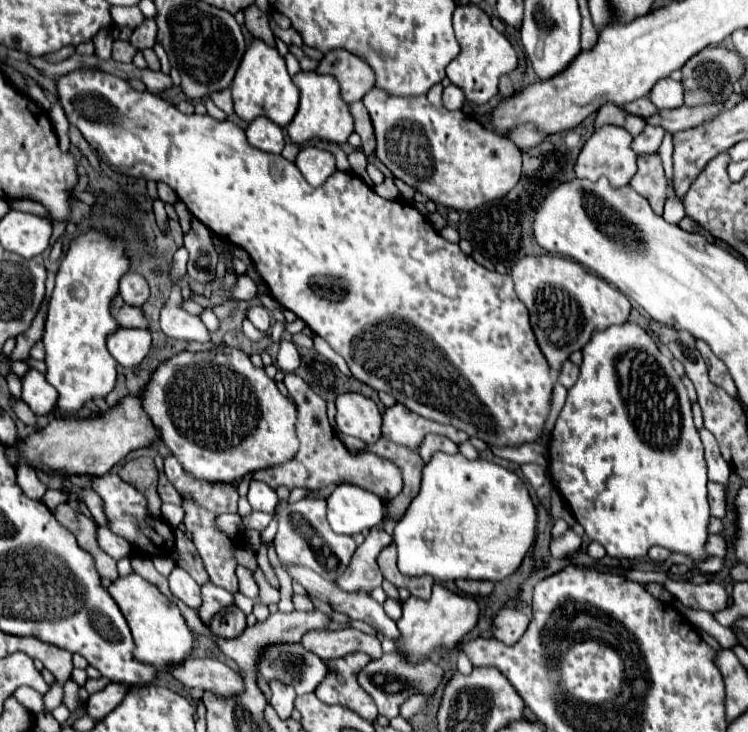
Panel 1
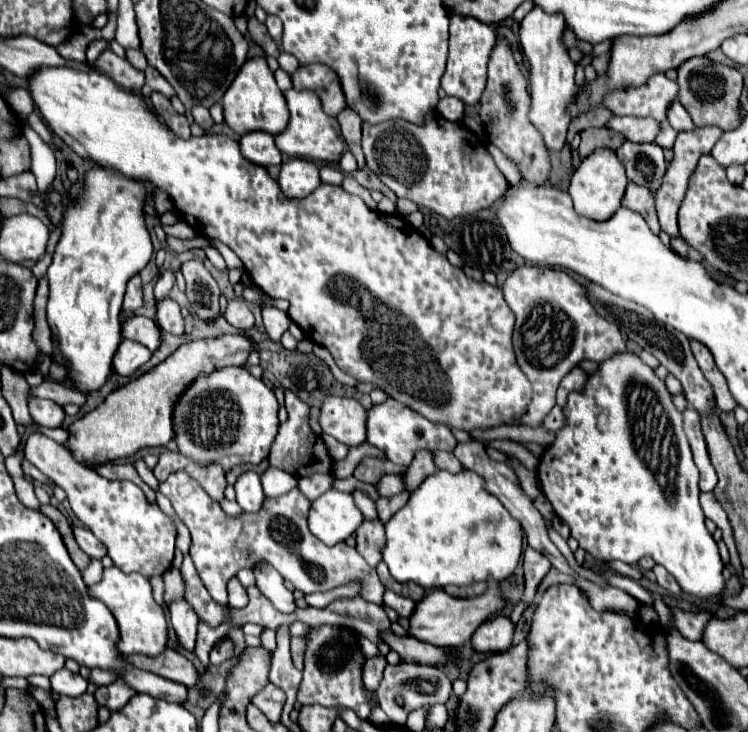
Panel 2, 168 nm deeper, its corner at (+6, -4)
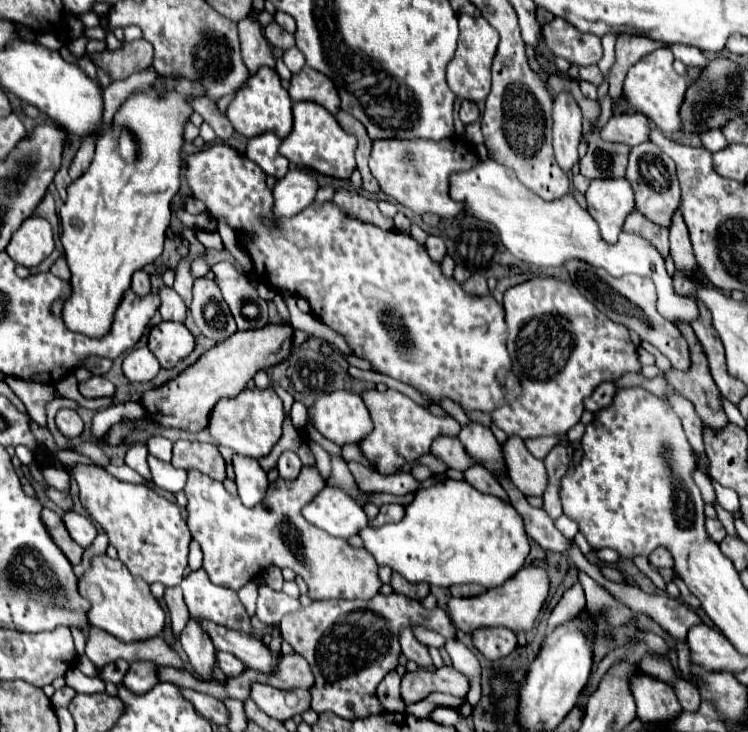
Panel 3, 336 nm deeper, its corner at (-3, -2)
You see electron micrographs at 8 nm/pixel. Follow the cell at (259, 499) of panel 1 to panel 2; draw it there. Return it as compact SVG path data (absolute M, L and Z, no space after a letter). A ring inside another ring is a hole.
M254 471L242 473L236 479L234 489L236 489L238 505L242 507L242 511L248 511L248 513L256 513L262 507L262 501L266 499L260 485L260 475Z

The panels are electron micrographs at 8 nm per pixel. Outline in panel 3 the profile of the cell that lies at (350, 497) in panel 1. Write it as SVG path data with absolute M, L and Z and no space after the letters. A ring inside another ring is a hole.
M325 487L319 495L303 509L303 517L315 527L327 531L333 537L349 539L359 529L369 525L367 513L347 493L335 487Z

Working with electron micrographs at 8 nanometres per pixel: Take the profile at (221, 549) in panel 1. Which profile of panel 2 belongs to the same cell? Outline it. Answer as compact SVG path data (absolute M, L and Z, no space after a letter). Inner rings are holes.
M176 471L164 483L160 483L160 491L170 499L176 515L188 527L192 535L190 557L204 587L216 603L228 603L226 585L240 569L252 569L264 561L270 563L284 579L292 581L292 585L304 595L330 591L340 585L358 581L362 598L382 605L384 585L376 569L372 569L354 547L348 547L346 543L328 547L314 539L306 523L310 501L300 493L298 487L286 495L266 499L258 513L240 513L238 517L226 515L220 503L210 499L210 495L184 471Z

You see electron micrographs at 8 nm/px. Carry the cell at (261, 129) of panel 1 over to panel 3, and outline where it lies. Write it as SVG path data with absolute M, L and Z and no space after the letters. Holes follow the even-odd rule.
M263 133L249 139L245 155L253 163L257 163L267 175L281 179L289 169L289 161L279 153L279 145L281 139L275 133Z

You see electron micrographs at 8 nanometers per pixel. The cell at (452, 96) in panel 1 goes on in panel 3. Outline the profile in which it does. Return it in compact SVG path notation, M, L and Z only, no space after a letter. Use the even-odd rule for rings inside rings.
M463 99L461 105L459 105L459 119L463 121L463 125L469 125L469 123L477 121L477 119L479 119L479 109L477 109L477 105Z

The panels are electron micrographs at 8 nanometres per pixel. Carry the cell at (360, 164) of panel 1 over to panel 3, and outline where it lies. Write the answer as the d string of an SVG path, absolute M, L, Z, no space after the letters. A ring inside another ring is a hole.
M339 189L333 197L333 201L349 215L353 217L359 217L363 221L369 221L385 231L391 231L393 229L393 219L385 217L379 207L377 207L377 201L375 199L369 199L357 191L347 191L347 189Z

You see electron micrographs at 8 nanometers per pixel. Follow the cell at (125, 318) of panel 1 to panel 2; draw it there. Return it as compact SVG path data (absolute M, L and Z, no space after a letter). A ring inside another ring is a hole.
M136 315L134 317L128 317L124 321L124 325L122 325L122 335L126 339L132 339L132 341L142 343L152 353L162 343L162 331L156 327L154 319L148 319L148 317L136 317Z

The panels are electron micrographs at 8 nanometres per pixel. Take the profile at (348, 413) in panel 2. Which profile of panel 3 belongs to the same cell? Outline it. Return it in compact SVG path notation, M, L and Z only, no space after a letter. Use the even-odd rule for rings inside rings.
M331 391L321 395L309 409L315 429L337 445L359 443L373 429L373 421L363 397L351 391Z

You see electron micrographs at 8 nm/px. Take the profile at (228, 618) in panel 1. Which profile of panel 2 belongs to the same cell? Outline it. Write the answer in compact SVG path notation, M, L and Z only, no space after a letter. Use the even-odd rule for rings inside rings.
M222 639L222 643L218 643L214 647L214 651L210 653L210 661L212 661L212 665L220 665L220 663L232 659L232 655L234 655L232 641L230 639Z

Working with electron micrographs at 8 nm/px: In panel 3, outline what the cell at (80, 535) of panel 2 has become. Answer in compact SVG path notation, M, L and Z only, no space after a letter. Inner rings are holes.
M69 511L63 517L63 523L67 525L67 531L73 537L73 541L77 545L81 545L83 549L87 549L97 537L97 529L95 529L95 525L93 525L93 521L89 517L83 517L83 515L77 515L77 513Z

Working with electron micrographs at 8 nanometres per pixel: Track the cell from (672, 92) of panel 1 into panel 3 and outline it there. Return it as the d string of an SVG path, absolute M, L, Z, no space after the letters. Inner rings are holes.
M709 129L707 133L699 133L699 139L701 139L703 147L709 151L719 151L727 145L727 141L725 141L723 133L719 133L719 129Z

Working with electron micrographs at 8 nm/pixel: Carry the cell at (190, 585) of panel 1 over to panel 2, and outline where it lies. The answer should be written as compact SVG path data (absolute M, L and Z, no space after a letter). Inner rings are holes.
M184 599L170 605L170 623L176 631L180 647L184 651L194 651L198 617L194 615L194 611L190 611L190 605Z

